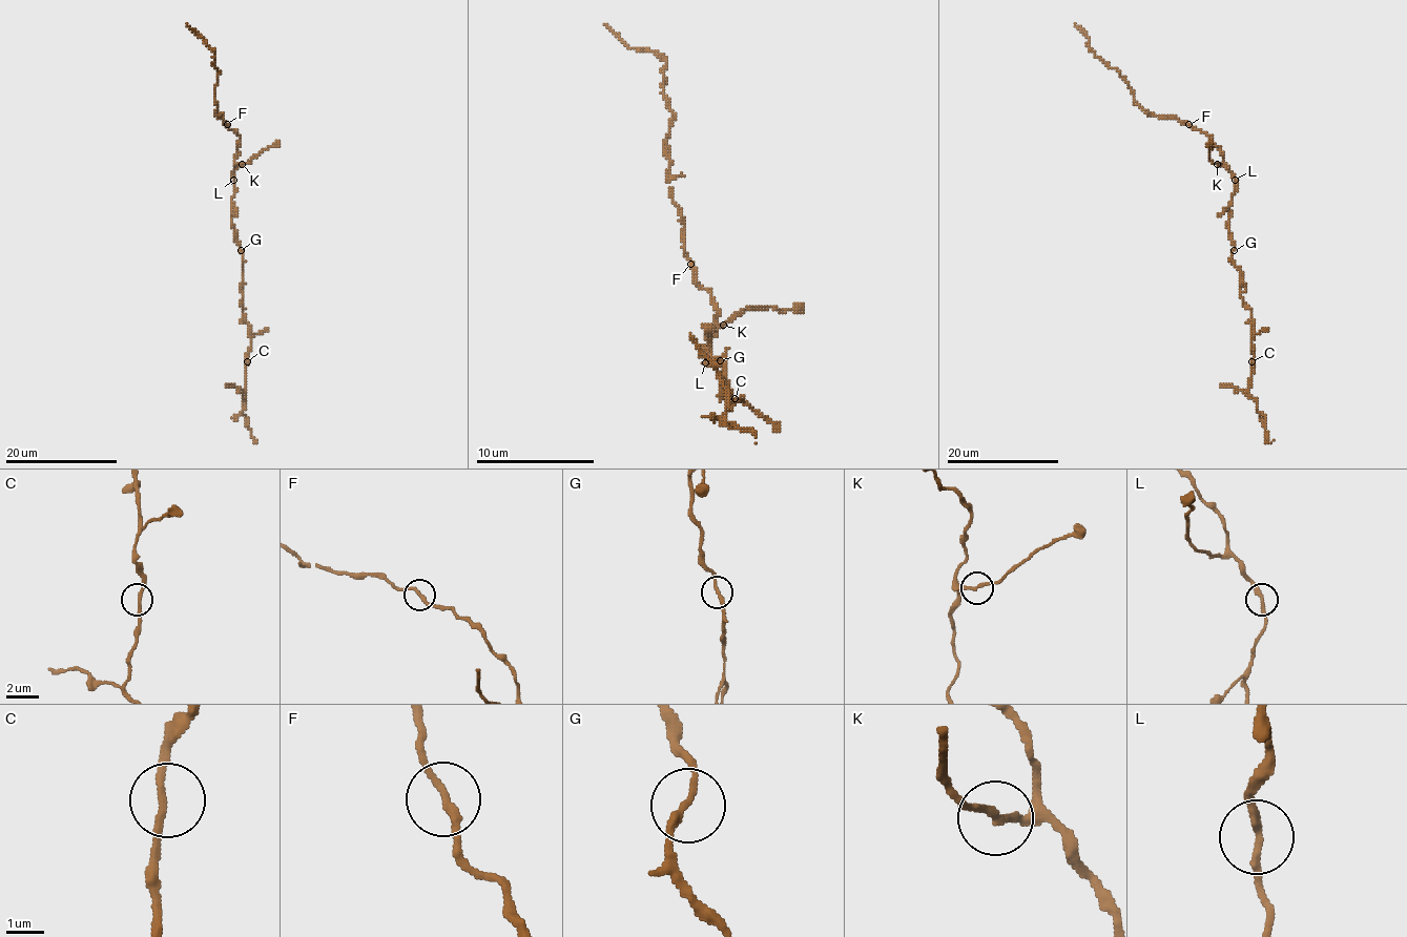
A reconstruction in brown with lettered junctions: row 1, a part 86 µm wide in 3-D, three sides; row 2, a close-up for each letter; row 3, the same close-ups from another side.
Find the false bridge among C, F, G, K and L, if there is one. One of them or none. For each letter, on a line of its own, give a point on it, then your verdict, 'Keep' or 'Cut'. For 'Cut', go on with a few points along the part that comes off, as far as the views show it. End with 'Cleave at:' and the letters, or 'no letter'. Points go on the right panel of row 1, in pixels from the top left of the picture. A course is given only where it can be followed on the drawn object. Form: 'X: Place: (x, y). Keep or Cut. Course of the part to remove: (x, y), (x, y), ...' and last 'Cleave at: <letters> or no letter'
C: Place: (1252, 361). Keep
F: Place: (1188, 124). Keep
G: Place: (1234, 250). Keep
K: Place: (1217, 164). Keep
L: Place: (1235, 180). Keep
Cleave at: no letter

